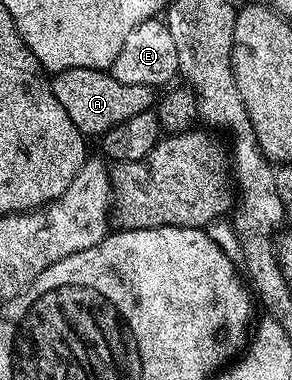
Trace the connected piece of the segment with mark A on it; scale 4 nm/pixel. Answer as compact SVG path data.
M66 69L50 78L51 93L65 109L65 115L73 121L84 135L102 135L113 127L133 119L133 115L146 113L156 104L157 93L149 85L130 85L121 83L102 69Z

